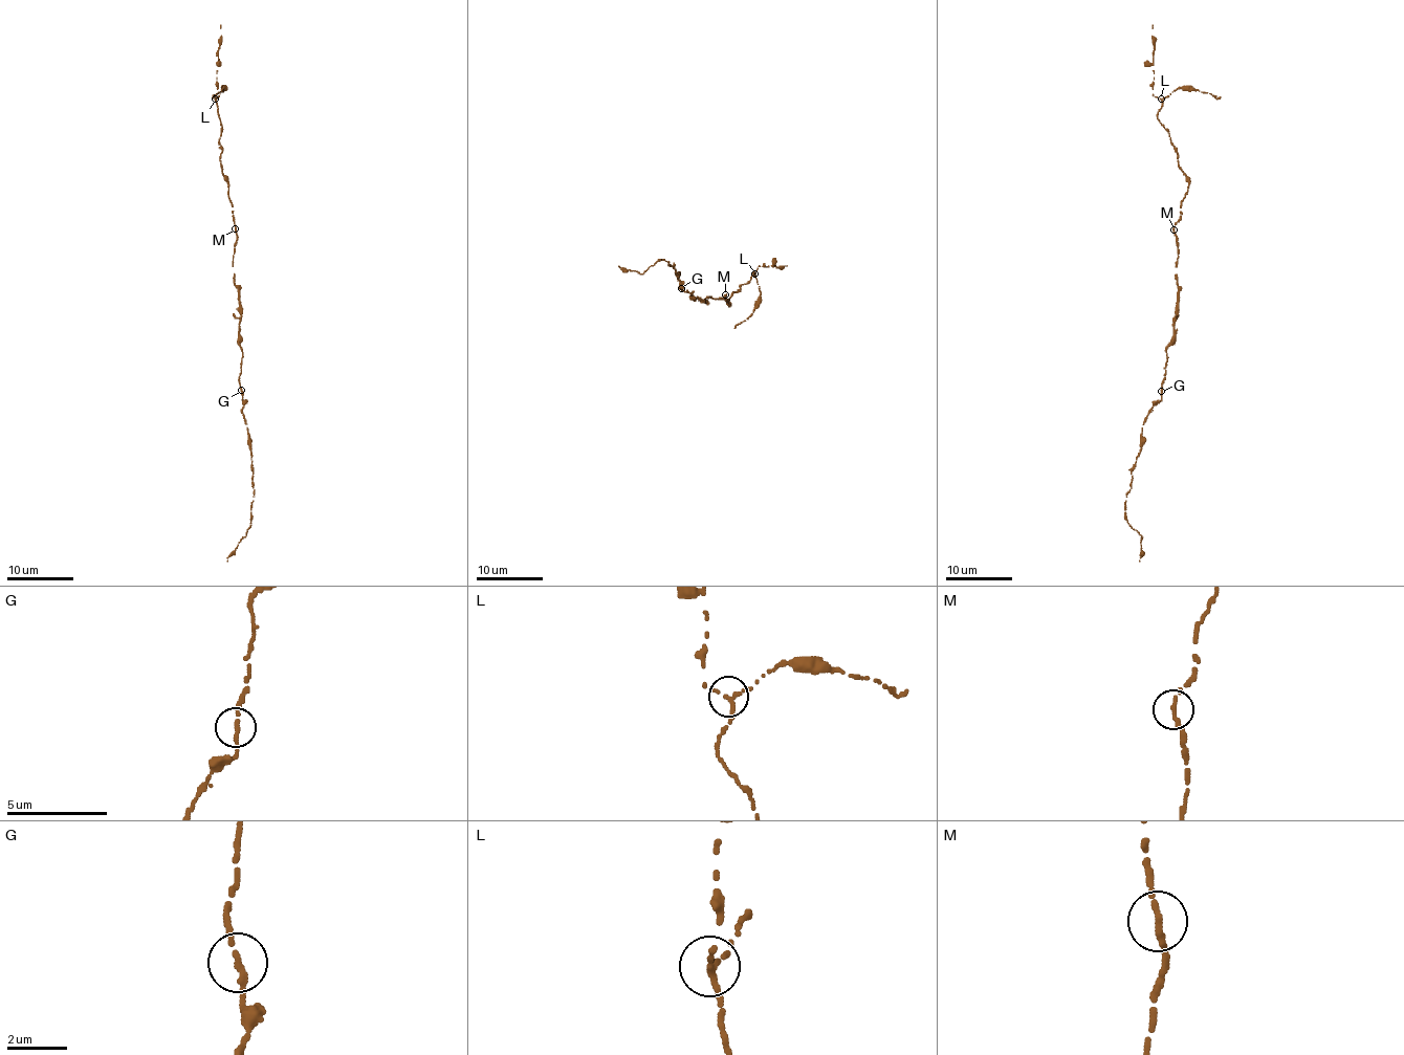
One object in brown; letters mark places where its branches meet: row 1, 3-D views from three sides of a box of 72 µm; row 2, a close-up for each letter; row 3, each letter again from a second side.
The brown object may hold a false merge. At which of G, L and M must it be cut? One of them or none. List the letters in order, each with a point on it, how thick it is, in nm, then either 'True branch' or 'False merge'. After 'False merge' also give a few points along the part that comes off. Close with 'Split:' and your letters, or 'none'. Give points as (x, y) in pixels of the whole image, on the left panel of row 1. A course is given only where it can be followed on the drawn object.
G: Place: (241, 390). Thickness 200 nm. True branch
L: Place: (215, 99). Thickness 200 nm. True branch
M: Place: (235, 228). Thickness 200 nm. True branch
Split: none

